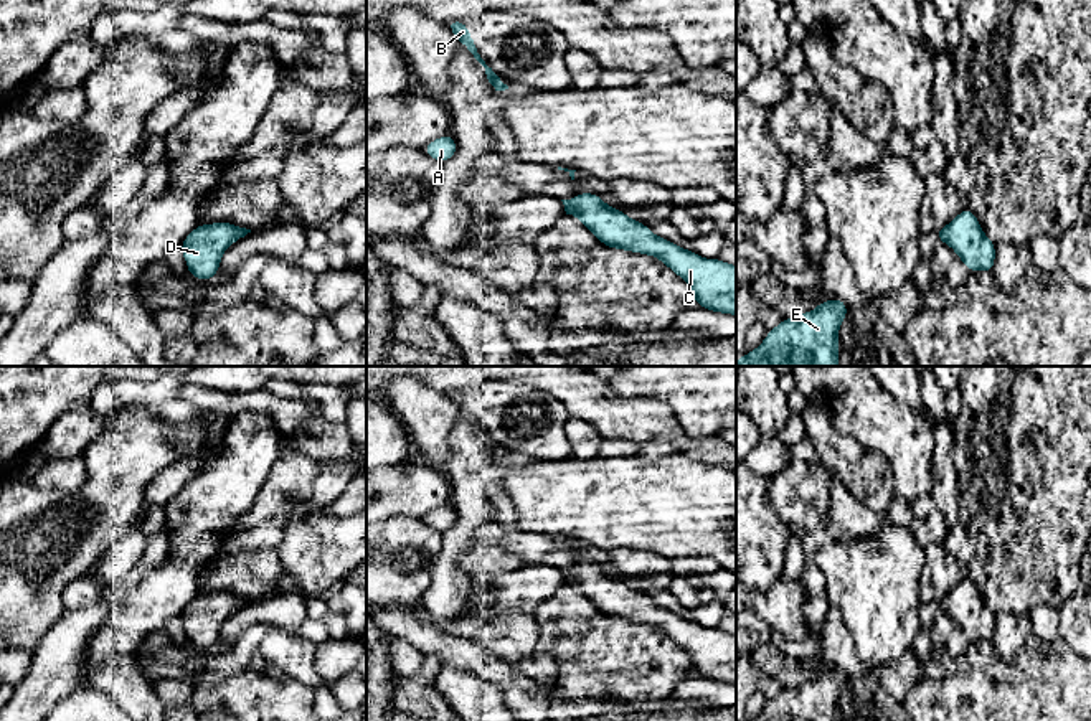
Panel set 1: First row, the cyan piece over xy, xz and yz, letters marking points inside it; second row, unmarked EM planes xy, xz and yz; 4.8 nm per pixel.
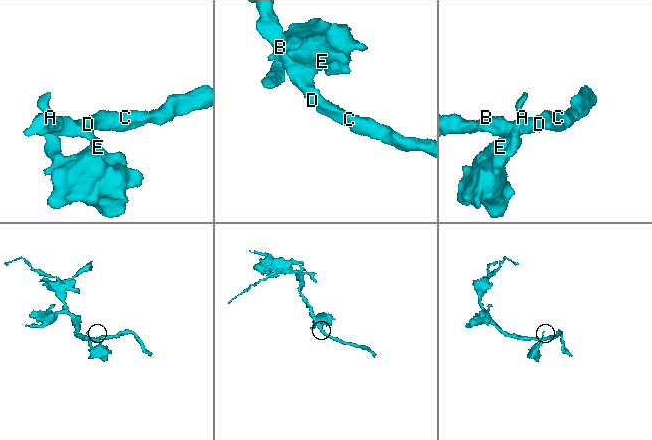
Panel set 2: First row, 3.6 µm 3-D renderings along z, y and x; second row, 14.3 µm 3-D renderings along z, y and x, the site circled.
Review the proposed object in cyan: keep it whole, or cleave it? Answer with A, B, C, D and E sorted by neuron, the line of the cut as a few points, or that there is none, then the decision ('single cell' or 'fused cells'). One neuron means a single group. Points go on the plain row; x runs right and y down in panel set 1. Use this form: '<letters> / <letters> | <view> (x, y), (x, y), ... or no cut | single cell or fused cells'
A B C D E | no cut | single cell

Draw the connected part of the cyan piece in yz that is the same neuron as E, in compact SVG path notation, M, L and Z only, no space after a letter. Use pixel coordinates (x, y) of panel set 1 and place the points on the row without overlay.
M832 668L797 688L782 688L753 721L838 721L838 698L847 680L842 668Z

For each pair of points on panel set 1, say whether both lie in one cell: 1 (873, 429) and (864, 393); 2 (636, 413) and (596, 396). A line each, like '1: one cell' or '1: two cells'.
1: one cell
2: one cell

